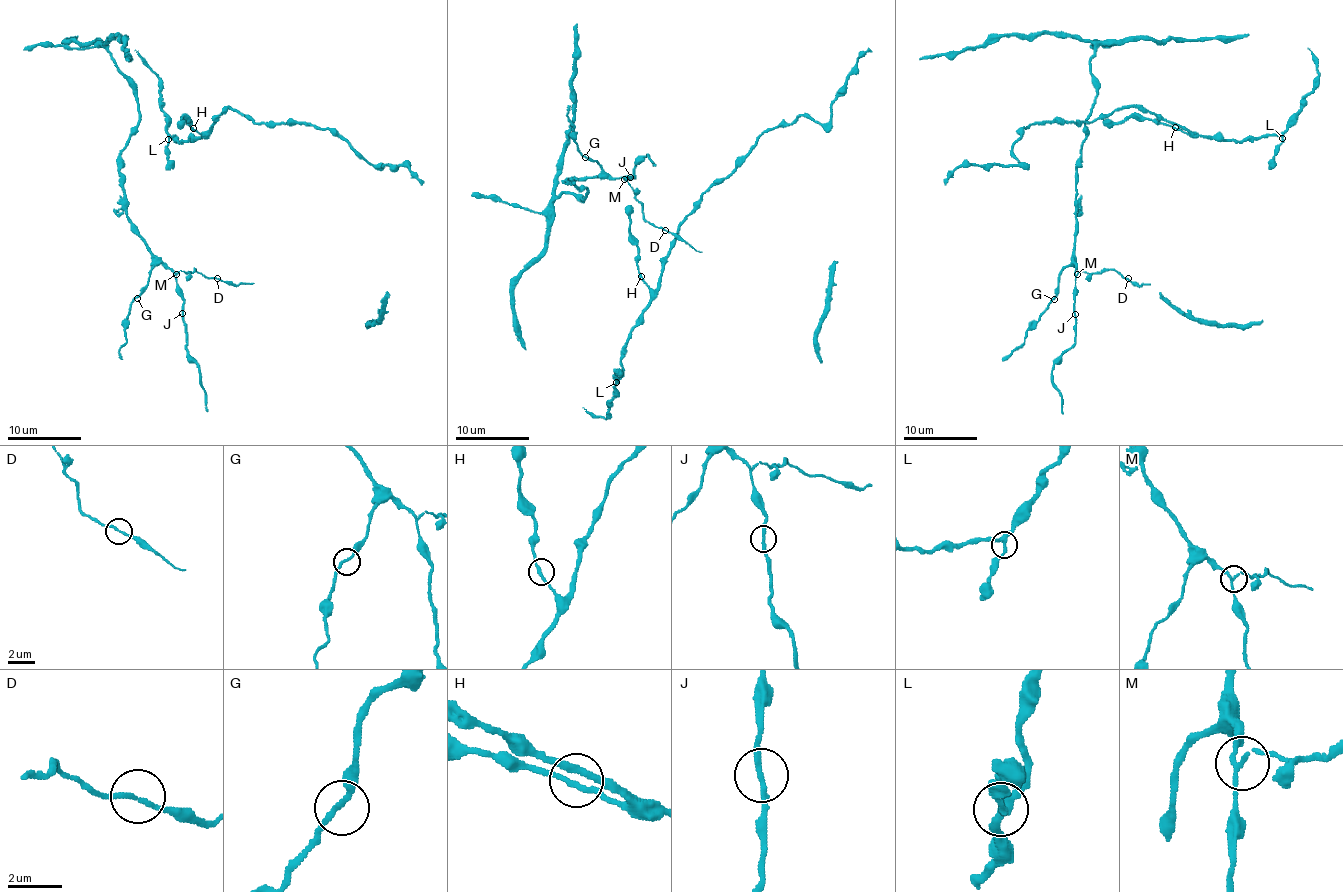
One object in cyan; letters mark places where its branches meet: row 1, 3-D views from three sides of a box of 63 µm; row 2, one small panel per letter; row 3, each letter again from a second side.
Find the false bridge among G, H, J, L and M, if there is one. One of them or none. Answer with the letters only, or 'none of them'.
M

